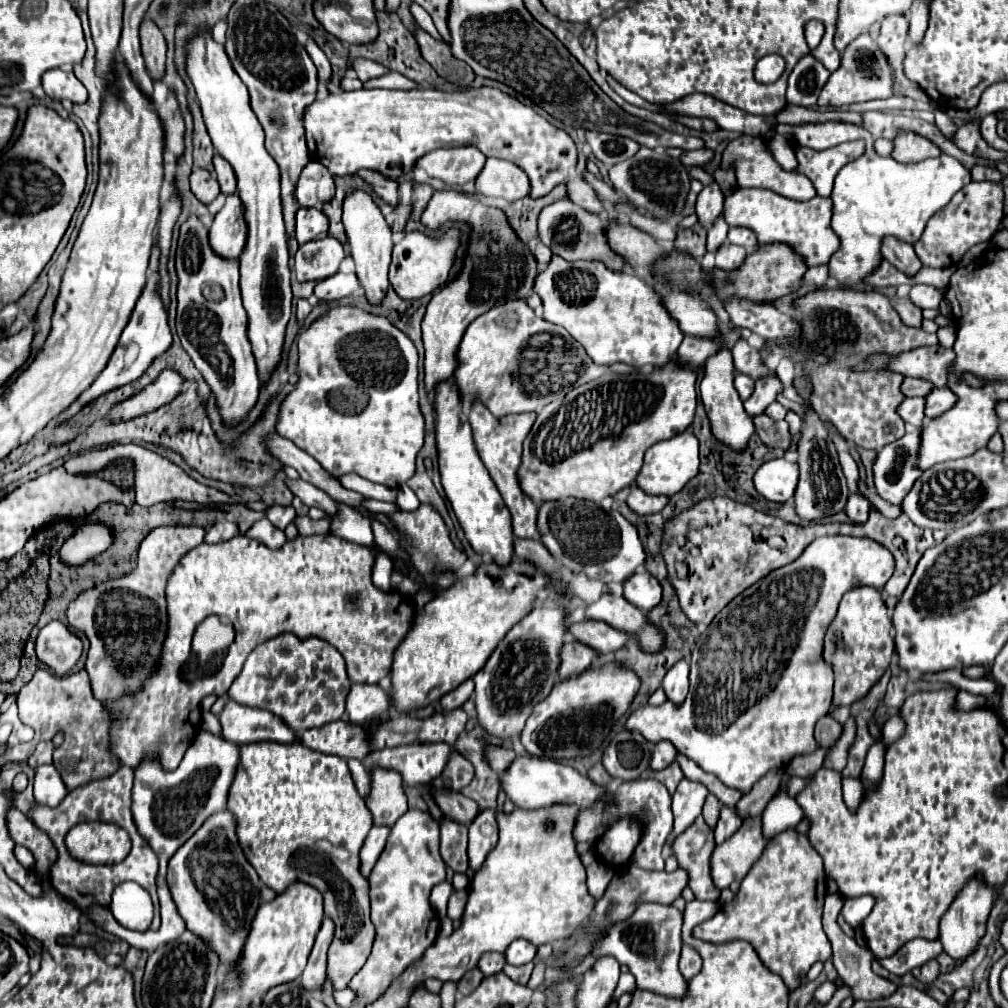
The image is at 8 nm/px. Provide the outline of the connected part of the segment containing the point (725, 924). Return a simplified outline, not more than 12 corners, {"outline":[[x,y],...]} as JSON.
{"outline":[[780,832],[696,926],[742,938],[788,988],[830,958],[823,860]]}

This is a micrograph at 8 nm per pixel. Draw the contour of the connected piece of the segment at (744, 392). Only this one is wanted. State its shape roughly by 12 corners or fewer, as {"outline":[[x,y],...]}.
{"outline":[[738,374],[734,386],[742,400],[754,392],[754,380]]}

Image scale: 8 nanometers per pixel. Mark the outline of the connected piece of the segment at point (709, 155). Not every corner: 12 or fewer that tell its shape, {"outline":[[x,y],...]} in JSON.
{"outline":[[702,148],[684,152],[684,166],[704,166],[712,162],[714,150]]}

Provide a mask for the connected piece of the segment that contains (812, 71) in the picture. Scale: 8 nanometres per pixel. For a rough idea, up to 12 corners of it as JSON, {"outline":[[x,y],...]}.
{"outline":[[804,54],[788,76],[788,104],[814,106],[830,72]]}

